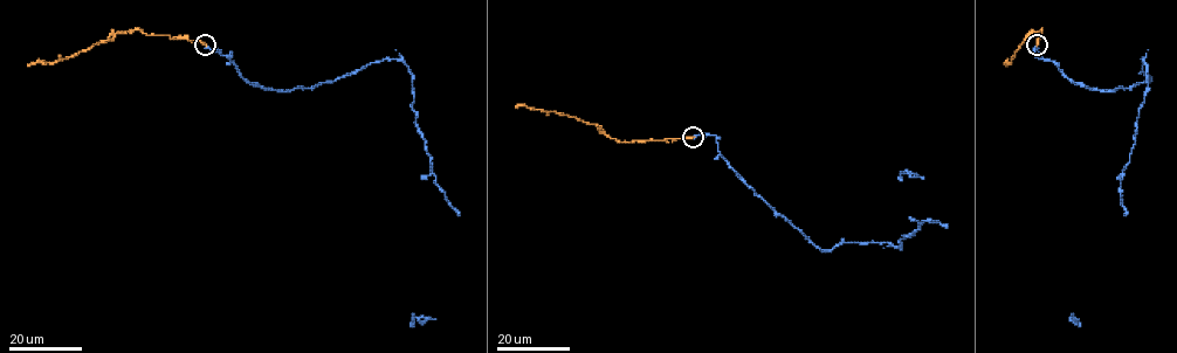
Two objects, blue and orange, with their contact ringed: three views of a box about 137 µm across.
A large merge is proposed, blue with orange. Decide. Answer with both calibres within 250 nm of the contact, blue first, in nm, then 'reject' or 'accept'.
150/240 nm | accept

